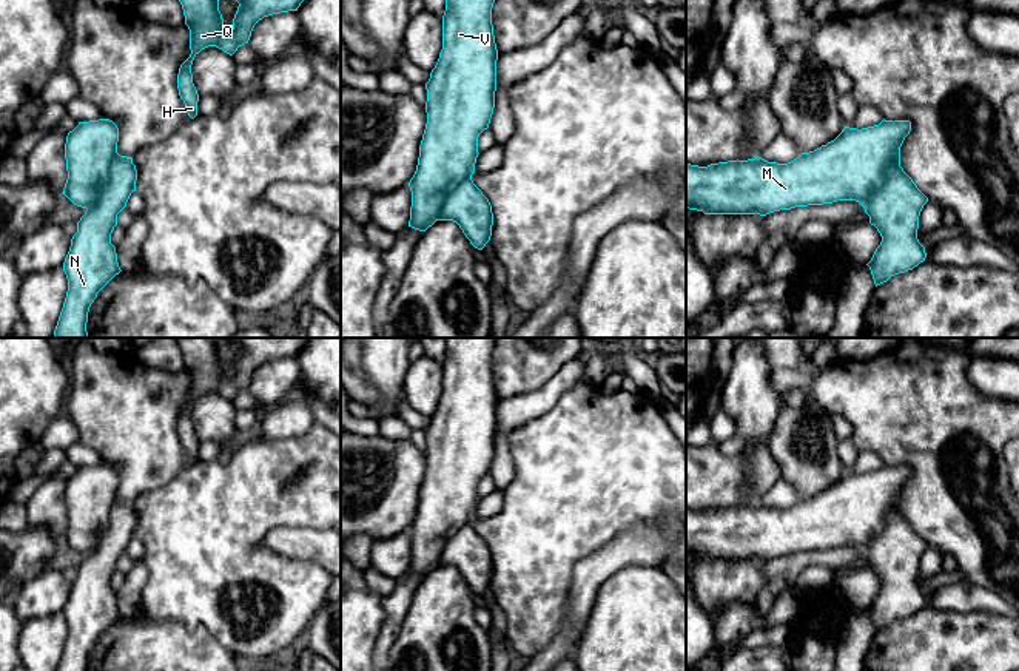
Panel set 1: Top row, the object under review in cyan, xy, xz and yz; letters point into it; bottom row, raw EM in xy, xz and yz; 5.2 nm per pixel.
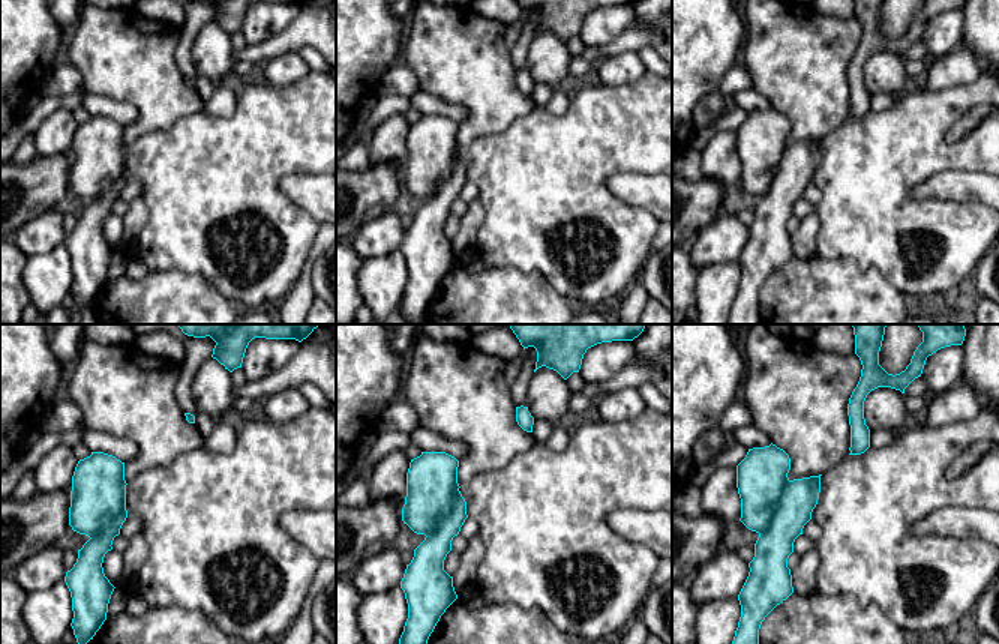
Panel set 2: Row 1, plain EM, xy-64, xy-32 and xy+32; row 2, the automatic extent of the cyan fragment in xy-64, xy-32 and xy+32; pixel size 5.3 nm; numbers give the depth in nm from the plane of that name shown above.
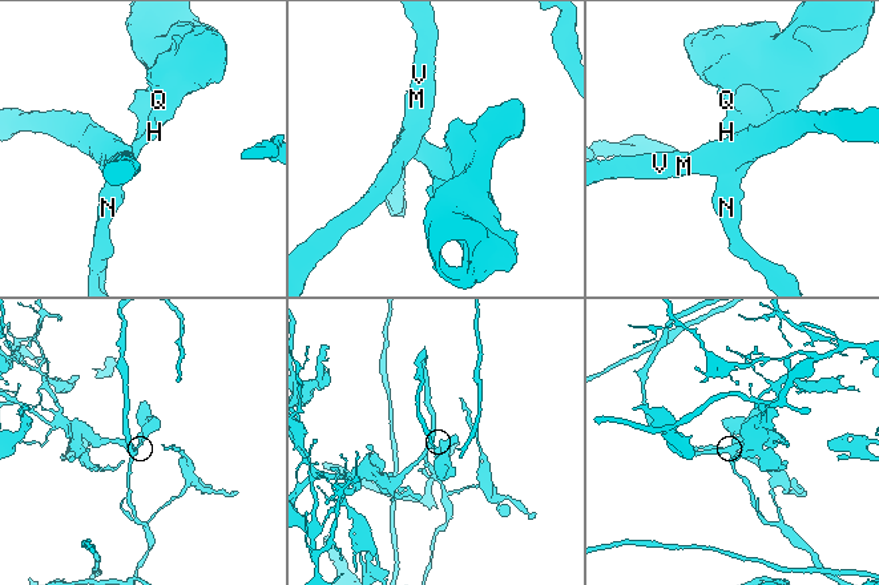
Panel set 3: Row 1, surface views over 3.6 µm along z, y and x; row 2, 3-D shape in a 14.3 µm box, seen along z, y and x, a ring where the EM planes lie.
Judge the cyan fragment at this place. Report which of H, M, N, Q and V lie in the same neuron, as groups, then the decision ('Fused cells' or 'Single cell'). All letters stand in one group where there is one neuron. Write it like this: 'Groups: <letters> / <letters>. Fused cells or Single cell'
Groups: H M N Q V. Single cell

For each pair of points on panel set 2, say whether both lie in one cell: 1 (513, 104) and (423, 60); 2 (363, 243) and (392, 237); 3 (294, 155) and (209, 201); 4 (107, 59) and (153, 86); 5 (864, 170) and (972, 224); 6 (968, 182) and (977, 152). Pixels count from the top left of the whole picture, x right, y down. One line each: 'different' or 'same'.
1: same
2: same
3: same
4: same
5: same
6: different

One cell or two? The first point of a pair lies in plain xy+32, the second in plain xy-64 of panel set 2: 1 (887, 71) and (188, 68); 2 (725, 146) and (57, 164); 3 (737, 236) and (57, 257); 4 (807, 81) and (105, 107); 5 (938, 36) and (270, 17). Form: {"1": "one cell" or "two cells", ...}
{"1": "two cells", "2": "two cells", "3": "two cells", "4": "two cells", "5": "one cell"}

